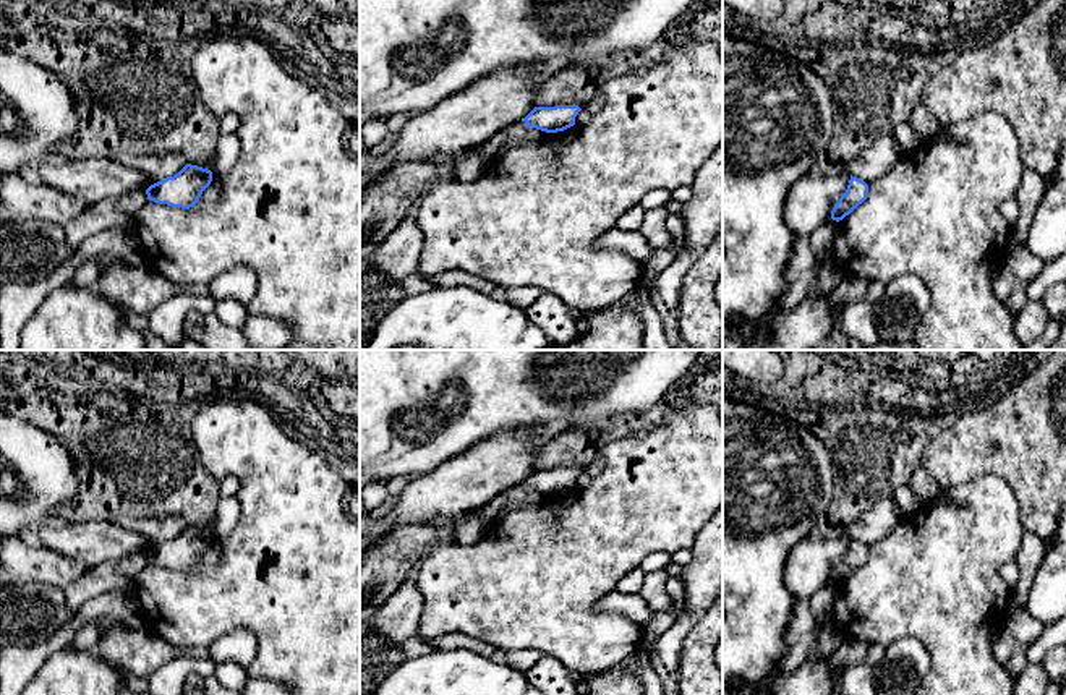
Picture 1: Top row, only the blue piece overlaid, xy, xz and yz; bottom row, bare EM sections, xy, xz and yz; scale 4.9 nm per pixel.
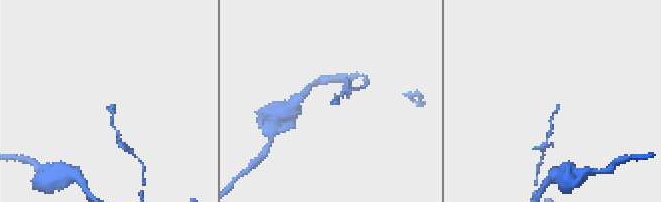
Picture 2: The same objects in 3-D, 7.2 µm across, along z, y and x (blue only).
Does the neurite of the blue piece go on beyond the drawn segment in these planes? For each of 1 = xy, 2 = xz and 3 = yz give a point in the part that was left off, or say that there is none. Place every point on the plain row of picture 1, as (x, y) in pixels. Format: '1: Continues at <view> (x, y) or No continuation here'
1: No continuation here
2: No continuation here
3: No continuation here

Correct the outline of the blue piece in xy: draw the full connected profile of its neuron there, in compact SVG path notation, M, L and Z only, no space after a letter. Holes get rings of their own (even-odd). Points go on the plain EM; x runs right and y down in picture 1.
M186 527L177 538L151 548L146 557L149 564L190 572L199 564L211 544L211 533Z

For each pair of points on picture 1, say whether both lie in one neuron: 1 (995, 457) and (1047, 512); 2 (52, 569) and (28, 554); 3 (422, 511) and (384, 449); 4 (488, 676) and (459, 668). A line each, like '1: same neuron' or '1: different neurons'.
1: same neuron
2: same neuron
3: different neurons
4: same neuron

